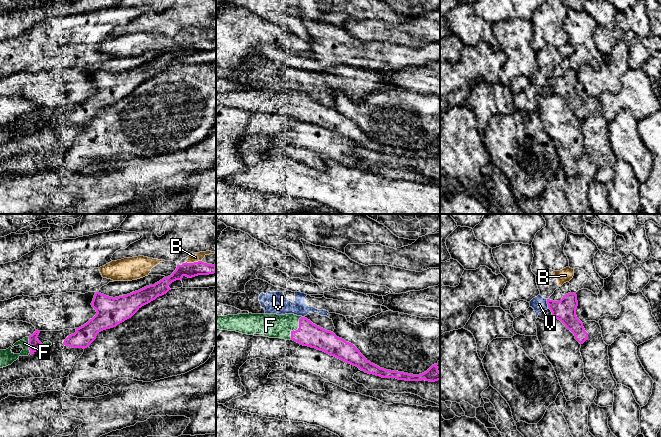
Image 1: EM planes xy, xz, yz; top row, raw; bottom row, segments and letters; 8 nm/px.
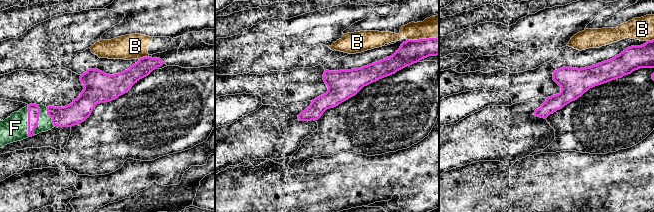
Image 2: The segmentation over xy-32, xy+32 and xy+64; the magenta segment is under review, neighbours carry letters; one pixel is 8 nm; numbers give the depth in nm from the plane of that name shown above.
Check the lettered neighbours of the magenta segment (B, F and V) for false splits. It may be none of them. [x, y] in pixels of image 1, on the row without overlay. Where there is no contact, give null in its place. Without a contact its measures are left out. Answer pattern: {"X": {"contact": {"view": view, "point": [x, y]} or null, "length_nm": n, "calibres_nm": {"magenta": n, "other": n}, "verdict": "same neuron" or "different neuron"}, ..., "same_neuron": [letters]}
{"B": {"contact": {"view": "xy", "point": [194, 38]}, "length_nm": 130, "calibres_nm": {"magenta": 120, "other": 70}, "verdict": "different neuron"}, "F": {"contact": {"view": "xz", "point": [296, 106]}, "length_nm": 220, "calibres_nm": {"magenta": 190, "other": 190}, "verdict": "same neuron"}, "V": {"contact": {"view": "yz", "point": [547, 79]}, "length_nm": 80, "calibres_nm": {"magenta": 180, "other": 120}, "verdict": "different neuron"}, "same_neuron": ["F"]}

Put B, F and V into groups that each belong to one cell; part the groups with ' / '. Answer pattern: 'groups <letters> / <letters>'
groups B V / F

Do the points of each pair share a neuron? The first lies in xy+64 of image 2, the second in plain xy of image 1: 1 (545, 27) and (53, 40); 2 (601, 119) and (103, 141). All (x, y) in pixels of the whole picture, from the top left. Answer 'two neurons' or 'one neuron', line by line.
1: one neuron
2: one neuron

